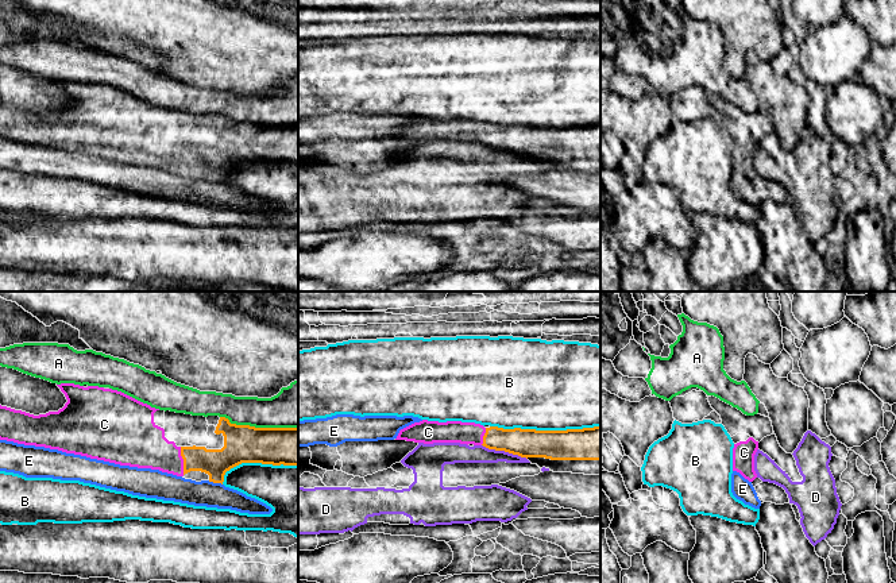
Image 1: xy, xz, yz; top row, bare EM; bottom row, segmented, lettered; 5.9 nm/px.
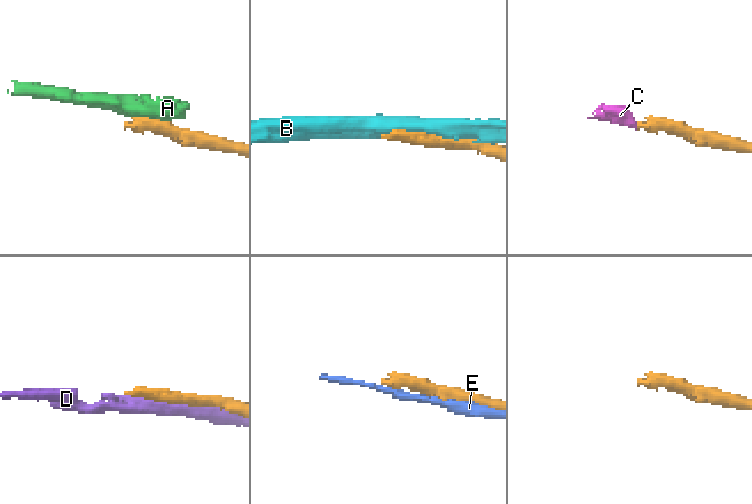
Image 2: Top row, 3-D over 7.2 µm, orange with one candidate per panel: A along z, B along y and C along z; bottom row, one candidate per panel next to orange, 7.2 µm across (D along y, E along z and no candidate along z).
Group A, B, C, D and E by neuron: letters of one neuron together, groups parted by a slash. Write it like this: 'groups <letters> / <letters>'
groups A / B / C / D / E

